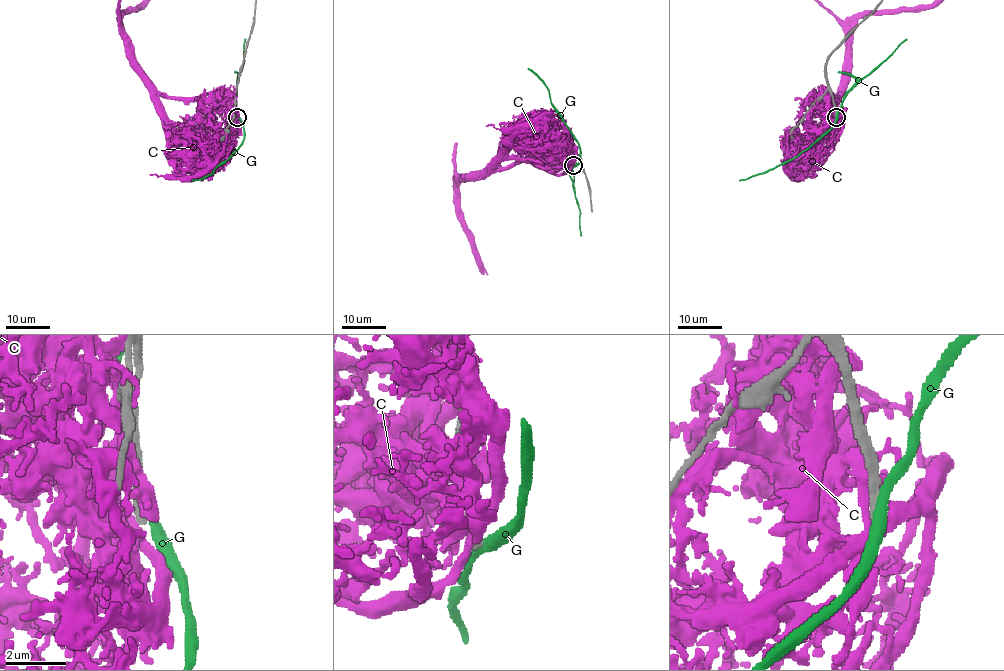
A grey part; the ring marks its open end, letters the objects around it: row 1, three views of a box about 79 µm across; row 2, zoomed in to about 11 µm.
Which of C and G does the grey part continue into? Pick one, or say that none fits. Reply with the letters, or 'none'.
none

